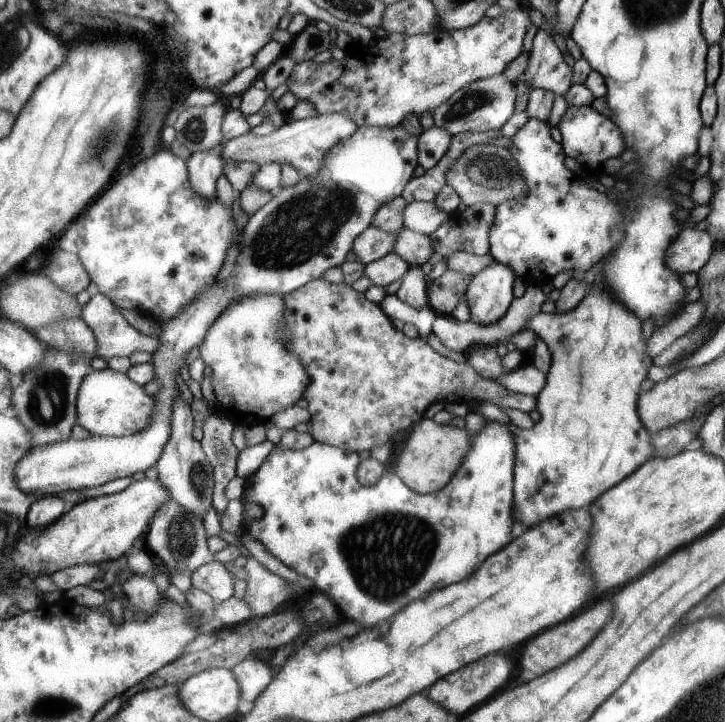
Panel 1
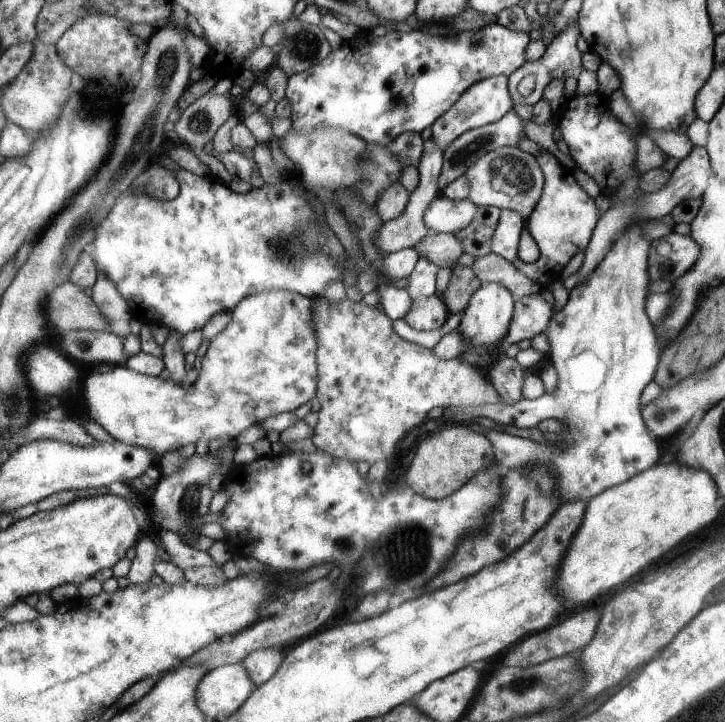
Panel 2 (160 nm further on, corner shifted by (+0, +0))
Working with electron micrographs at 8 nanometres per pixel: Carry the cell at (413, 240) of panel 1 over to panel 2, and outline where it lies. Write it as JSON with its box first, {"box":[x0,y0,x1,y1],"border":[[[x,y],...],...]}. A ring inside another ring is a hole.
{"box":[413,232,464,270],"border":[[[428,232],[413,248],[419,256],[426,256],[438,267],[450,270],[456,264],[457,258],[464,252],[460,240],[451,233]]]}

